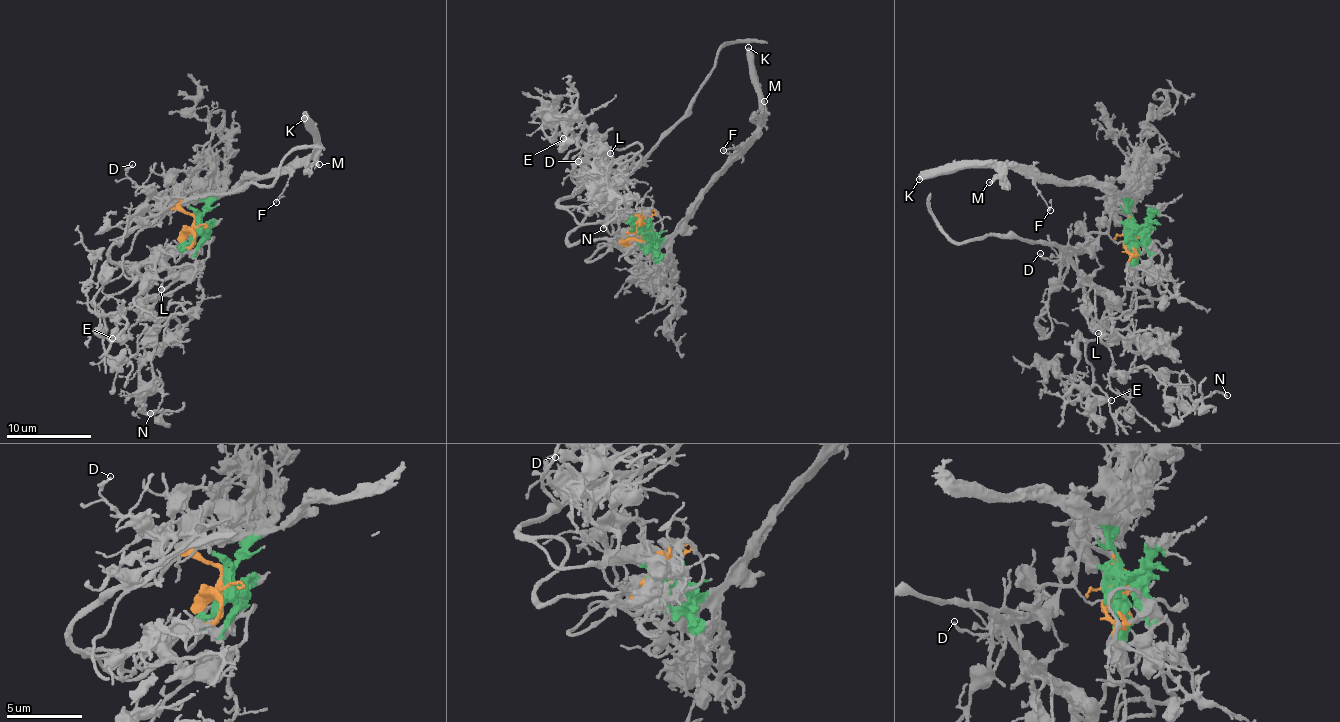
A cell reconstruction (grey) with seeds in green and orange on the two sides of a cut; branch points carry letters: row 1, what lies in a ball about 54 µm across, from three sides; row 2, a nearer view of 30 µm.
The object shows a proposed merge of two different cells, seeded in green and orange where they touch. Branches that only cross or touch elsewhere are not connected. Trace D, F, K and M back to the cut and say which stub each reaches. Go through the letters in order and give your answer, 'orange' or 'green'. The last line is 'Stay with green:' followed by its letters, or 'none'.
D: orange
F: green
K: green
M: green
Stay with green: F, K, M

